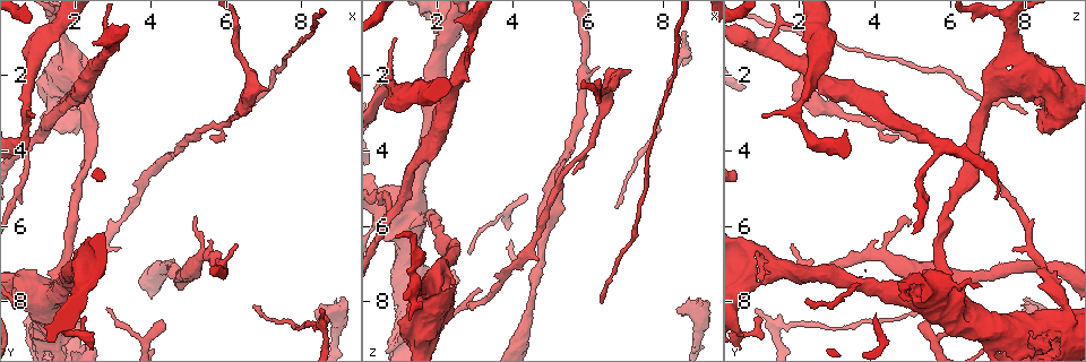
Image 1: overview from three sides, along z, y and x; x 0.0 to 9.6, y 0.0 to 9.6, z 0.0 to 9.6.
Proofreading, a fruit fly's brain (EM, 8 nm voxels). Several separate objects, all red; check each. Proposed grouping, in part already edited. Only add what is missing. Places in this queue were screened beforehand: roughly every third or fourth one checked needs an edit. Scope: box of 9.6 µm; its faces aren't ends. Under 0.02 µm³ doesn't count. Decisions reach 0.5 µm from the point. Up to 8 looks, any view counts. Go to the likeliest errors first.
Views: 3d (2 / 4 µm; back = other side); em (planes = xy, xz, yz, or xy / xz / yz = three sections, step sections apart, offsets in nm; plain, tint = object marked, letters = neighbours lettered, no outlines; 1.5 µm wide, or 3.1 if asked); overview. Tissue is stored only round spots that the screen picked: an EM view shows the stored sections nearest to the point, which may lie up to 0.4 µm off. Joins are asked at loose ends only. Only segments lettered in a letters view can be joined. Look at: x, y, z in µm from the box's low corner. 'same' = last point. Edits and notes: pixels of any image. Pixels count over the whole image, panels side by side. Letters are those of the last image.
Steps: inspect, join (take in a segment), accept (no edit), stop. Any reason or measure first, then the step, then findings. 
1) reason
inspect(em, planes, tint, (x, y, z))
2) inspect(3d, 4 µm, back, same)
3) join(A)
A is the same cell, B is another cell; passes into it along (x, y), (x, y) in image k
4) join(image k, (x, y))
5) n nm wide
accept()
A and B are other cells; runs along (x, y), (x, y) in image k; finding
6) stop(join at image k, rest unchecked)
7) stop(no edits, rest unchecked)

an open end
inspect(em, planes, letters, (8.90, 7.90, 7.90))

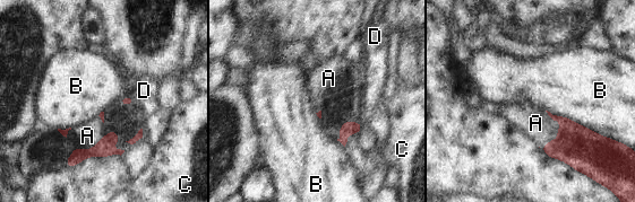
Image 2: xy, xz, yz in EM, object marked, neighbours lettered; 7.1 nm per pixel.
join(A)
A is the same cell, B, C and D are other cells; passes into it along (585, 150), (557, 131), (535, 123) in image 2; it goes on there

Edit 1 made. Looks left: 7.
inspect(overview)

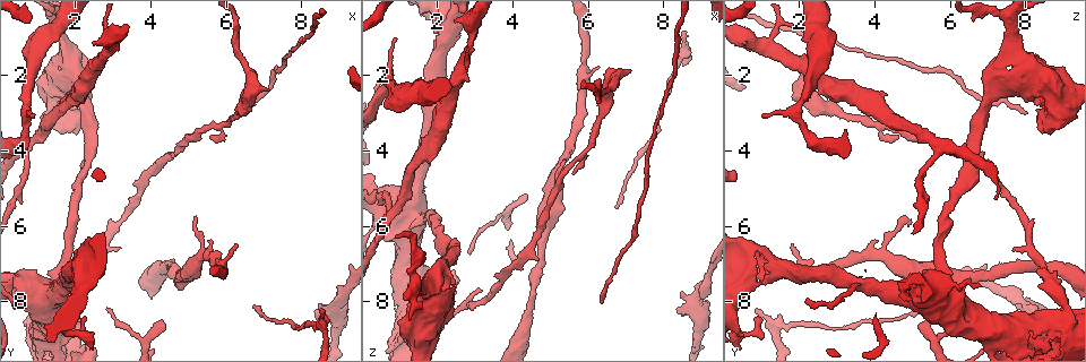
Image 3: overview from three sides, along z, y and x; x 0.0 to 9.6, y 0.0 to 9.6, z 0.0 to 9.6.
an open end
inspect(em, planes, letters, (4.30, 8.70, 5.10))

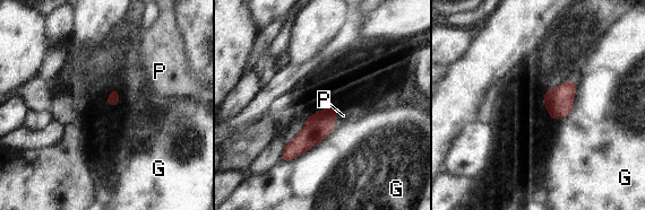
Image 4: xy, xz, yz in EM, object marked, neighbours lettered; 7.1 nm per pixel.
join(P)
P is the same cell, G is another cell; passes into it along (319, 125), (335, 119), (343, 115) in image 4; the cell continues

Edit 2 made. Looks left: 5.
redraw
inspect(overview)

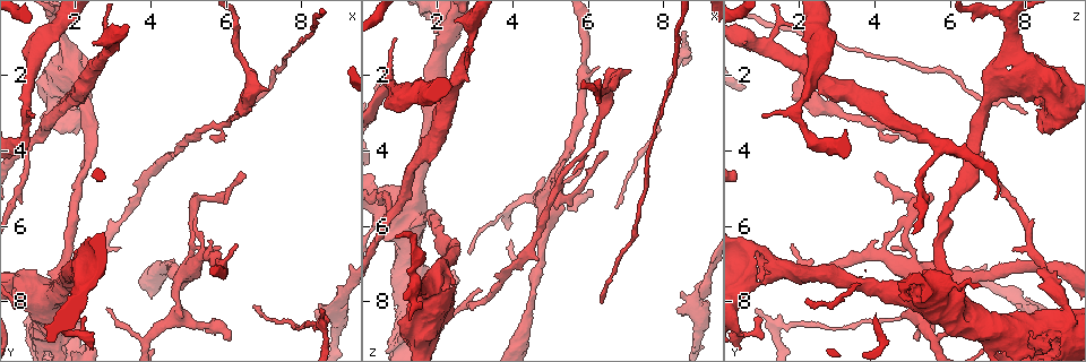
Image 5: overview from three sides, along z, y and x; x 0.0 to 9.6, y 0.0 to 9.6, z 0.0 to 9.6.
inspect(em, planes, plain, (0.90, 3.10, 1.00))

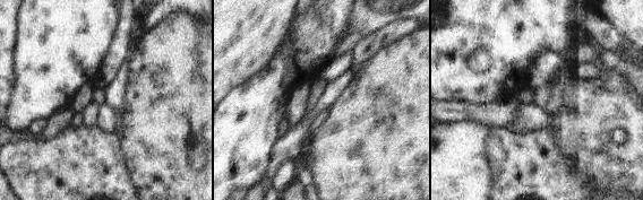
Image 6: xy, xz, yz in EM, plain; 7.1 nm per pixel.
see the neighbours
inspect(em, planes, letters, same)

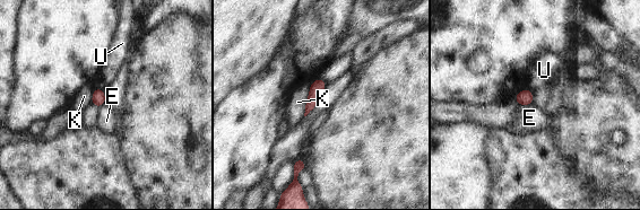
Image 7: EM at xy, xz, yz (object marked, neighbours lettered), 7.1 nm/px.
90 nm wide
accept()
E, K and U are other cells; border along (520, 104), (532, 105) in image 7; none of them fits

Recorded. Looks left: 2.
stop(join at image 2, join at image 4, rest unchecked)

